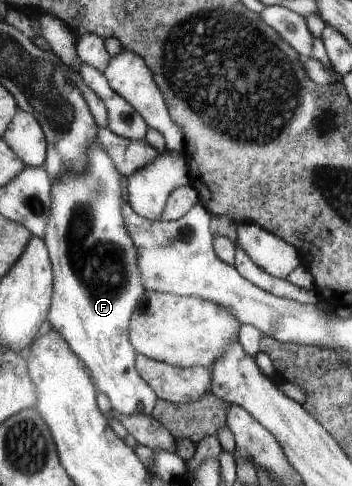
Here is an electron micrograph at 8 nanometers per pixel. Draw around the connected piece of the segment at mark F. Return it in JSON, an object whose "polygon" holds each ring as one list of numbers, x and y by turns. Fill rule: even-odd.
{"polygon":[[98,135,87,156,90,163,83,173,68,173,54,181,54,204,45,236,55,264,56,292,49,320,54,328,64,333,70,348,86,364,98,392,108,396,117,413,126,416,151,415,158,402,158,394,135,367,138,352,131,343,130,335,132,313,146,289,139,271,139,251,123,217,126,177,116,168,115,161,102,146]]}

